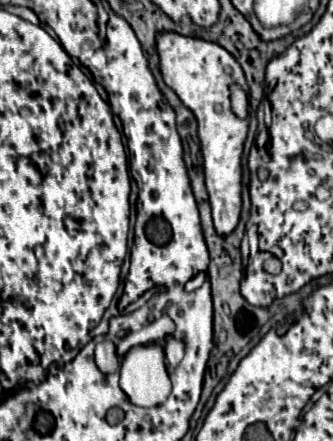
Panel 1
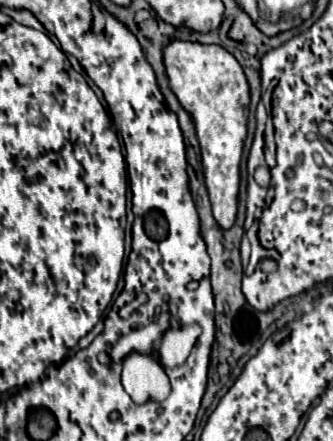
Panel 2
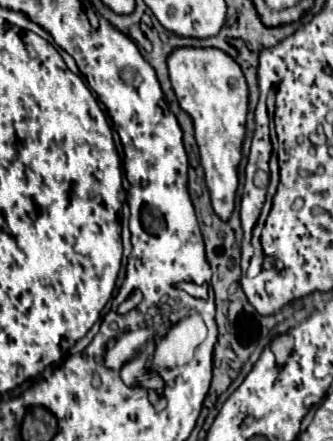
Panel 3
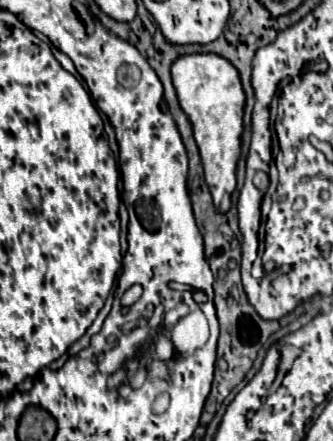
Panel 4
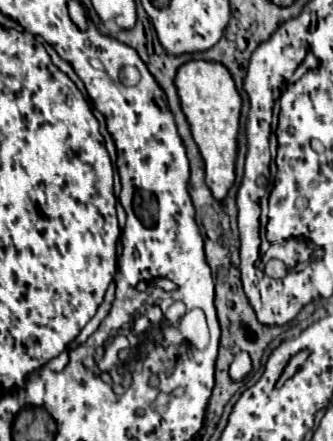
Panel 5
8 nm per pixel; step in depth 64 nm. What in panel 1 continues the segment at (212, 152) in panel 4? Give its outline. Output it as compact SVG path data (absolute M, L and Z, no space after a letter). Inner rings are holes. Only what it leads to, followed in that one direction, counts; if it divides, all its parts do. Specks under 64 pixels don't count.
M164 32L156 42L160 54L160 70L164 82L178 94L182 104L190 108L198 120L198 136L204 158L206 190L212 204L214 228L220 236L230 234L238 220L242 208L242 148L248 132L248 120L242 120L234 114L230 104L230 86L238 84L248 88L244 72L236 58L224 50L220 44L206 42L200 38L180 36Z

